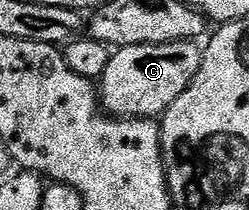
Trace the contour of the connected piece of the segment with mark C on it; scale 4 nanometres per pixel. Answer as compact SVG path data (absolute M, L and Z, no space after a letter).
M189 39L173 41L172 43L120 47L112 54L109 65L105 65L103 78L97 83L102 106L117 117L141 119L162 116L163 112L167 110L167 106L173 101L177 101L177 97L181 97L181 93L185 93L185 89L194 81L202 60L203 52L200 44Z

